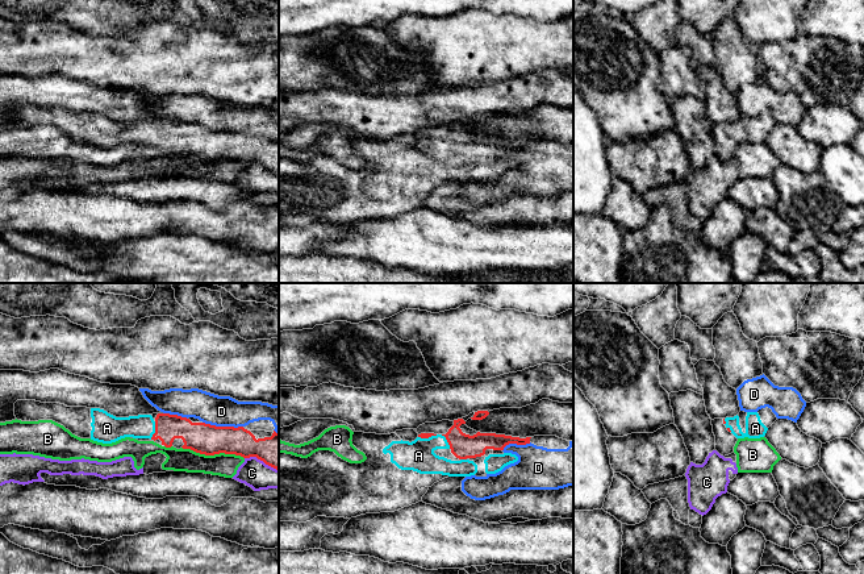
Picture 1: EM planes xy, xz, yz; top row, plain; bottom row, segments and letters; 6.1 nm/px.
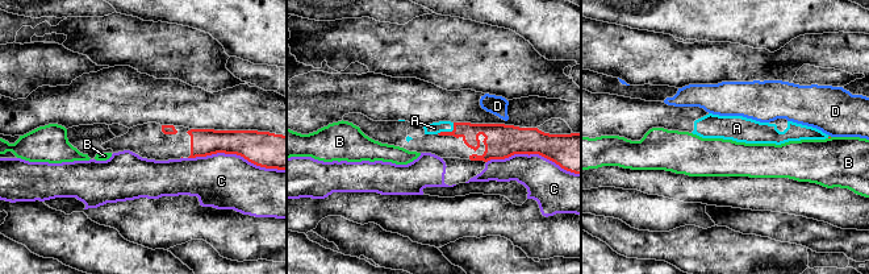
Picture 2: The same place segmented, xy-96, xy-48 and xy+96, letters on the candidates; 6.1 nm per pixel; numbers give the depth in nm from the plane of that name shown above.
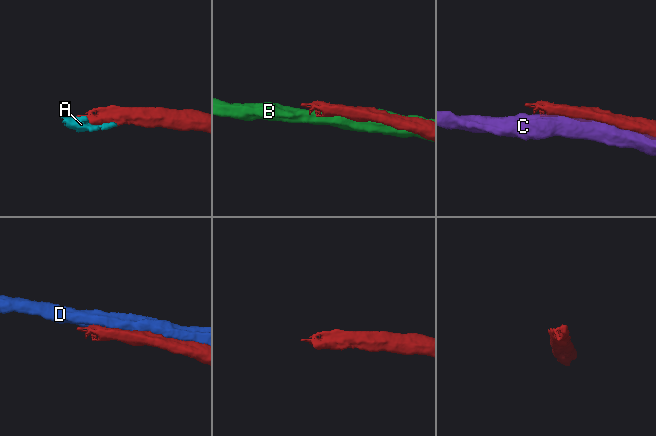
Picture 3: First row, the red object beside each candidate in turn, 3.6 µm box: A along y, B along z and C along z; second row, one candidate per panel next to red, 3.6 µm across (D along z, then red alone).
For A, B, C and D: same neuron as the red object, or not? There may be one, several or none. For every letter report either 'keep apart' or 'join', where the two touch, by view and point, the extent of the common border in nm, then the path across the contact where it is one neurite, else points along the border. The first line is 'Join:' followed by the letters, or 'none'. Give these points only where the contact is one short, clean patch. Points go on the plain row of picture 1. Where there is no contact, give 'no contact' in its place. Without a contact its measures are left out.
Join: A
A: join; meets red in xy at (155, 136); contact 120 nm long
B: keep apart; meets red in xy at (213, 159); contact 400 nm long
C: keep apart; meets red in xy at (262, 165); contact 220 nm long
D: keep apart; meets red in xy at (222, 132); contact 260 nm long

